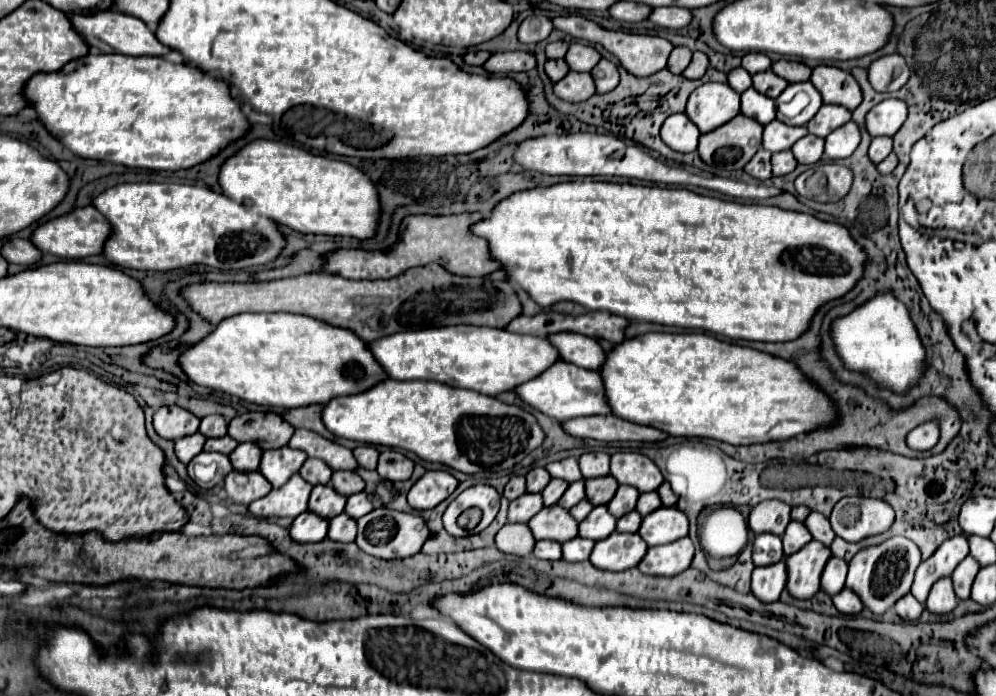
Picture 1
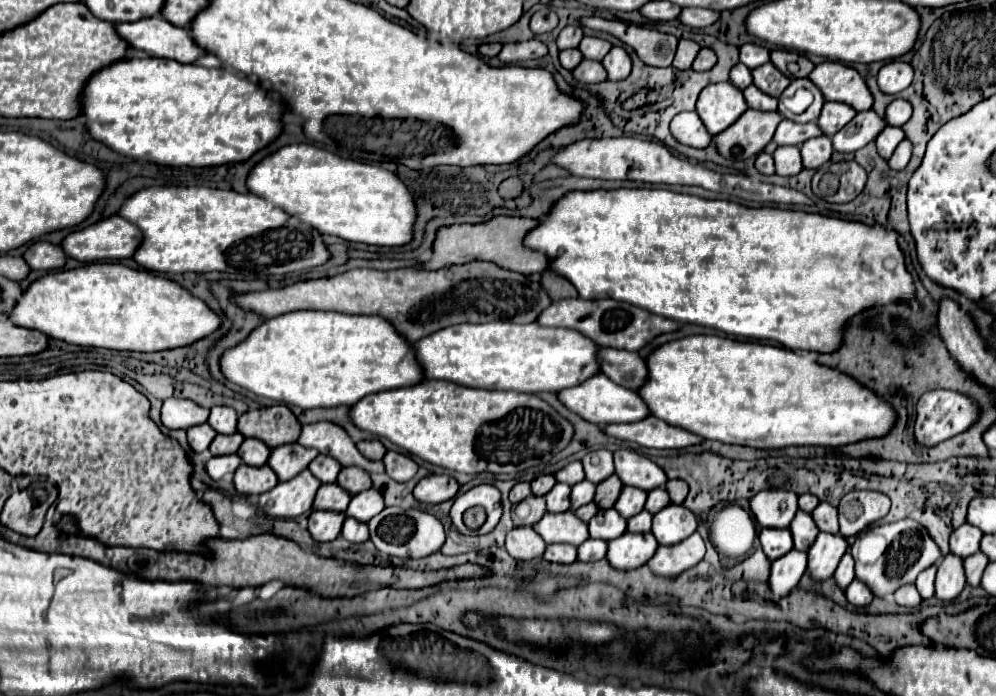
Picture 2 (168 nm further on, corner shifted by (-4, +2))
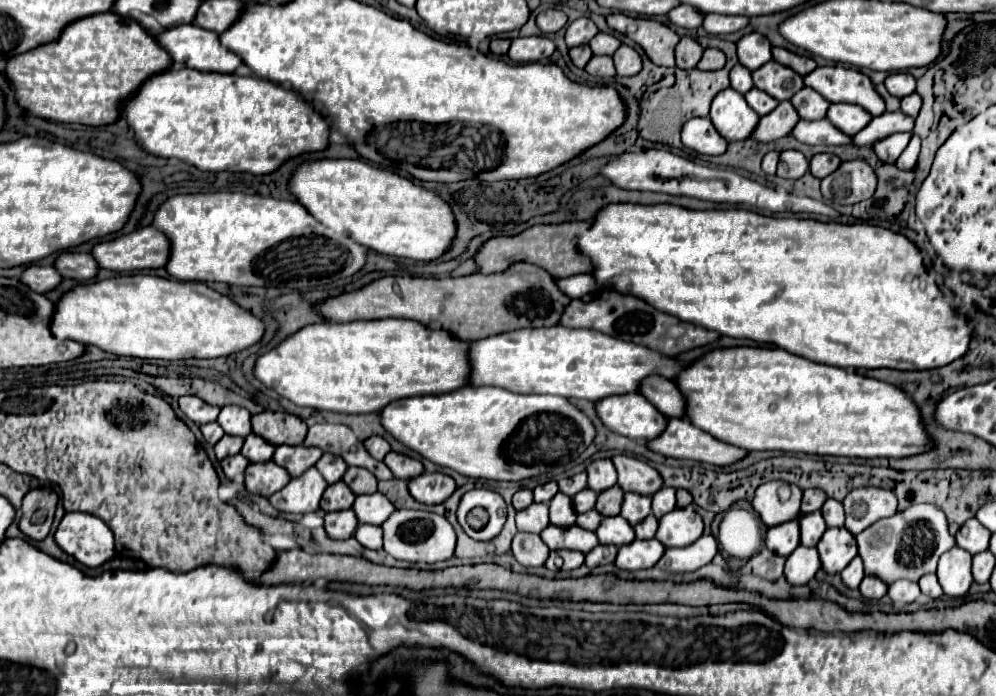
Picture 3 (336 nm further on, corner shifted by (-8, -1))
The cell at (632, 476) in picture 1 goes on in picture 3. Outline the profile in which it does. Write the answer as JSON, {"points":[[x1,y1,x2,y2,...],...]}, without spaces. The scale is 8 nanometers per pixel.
{"points":[[619,454,619,456,613,458,613,464,615,464,615,470,619,474,617,484,625,492,653,496,663,486,663,480,661,480,659,472,653,470,649,464,637,460,637,458]]}

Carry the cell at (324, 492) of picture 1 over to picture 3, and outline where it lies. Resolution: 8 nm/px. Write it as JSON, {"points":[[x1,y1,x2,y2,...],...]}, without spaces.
{"points":[[341,480,331,484,323,498,321,498,321,508,325,512,335,512,335,510,347,510,351,508,351,504,355,502,355,494,347,488,347,484,343,484]]}

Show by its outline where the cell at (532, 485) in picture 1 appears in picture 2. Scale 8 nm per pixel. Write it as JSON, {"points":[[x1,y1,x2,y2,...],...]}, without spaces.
{"points":[[539,475,537,479,531,481,531,489,533,489,533,495,545,495,553,485,555,485,555,477,553,475]]}

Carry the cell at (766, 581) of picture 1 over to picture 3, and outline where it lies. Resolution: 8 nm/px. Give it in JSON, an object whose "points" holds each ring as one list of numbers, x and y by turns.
{"points":[[797,546,795,552,785,562,785,578,793,586,803,586,817,574,819,568,821,568,821,560,817,548]]}

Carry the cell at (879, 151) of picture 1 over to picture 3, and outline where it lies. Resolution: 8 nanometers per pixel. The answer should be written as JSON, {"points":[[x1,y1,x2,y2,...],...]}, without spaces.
{"points":[[891,134,887,138,877,140,873,144,873,150,879,156,879,160,895,162,901,156,901,152,905,150,905,146,909,144,909,138,911,138,911,134]]}

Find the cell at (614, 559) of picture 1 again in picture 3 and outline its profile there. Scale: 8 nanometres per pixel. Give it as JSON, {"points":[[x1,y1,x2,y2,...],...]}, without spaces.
{"points":[[651,538,651,540,633,540,633,544,625,544,619,548,615,558,615,566,621,570,643,570,653,568,659,558,663,556,665,546]]}

